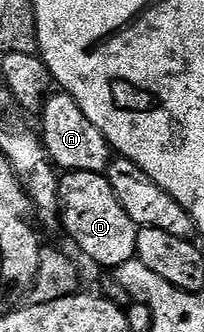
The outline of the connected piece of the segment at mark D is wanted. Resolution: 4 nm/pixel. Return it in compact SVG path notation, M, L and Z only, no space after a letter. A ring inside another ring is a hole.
M68 171L62 176L59 185L59 201L61 204L61 227L62 230L67 230L67 235L92 259L95 263L100 263L103 267L108 267L108 269L114 269L125 265L125 261L136 258L135 250L137 249L137 233L139 228L135 226L135 222L129 217L129 213L125 211L121 205L121 201L117 199L117 193L113 191L113 185L107 180L106 174L100 173L98 171Z

